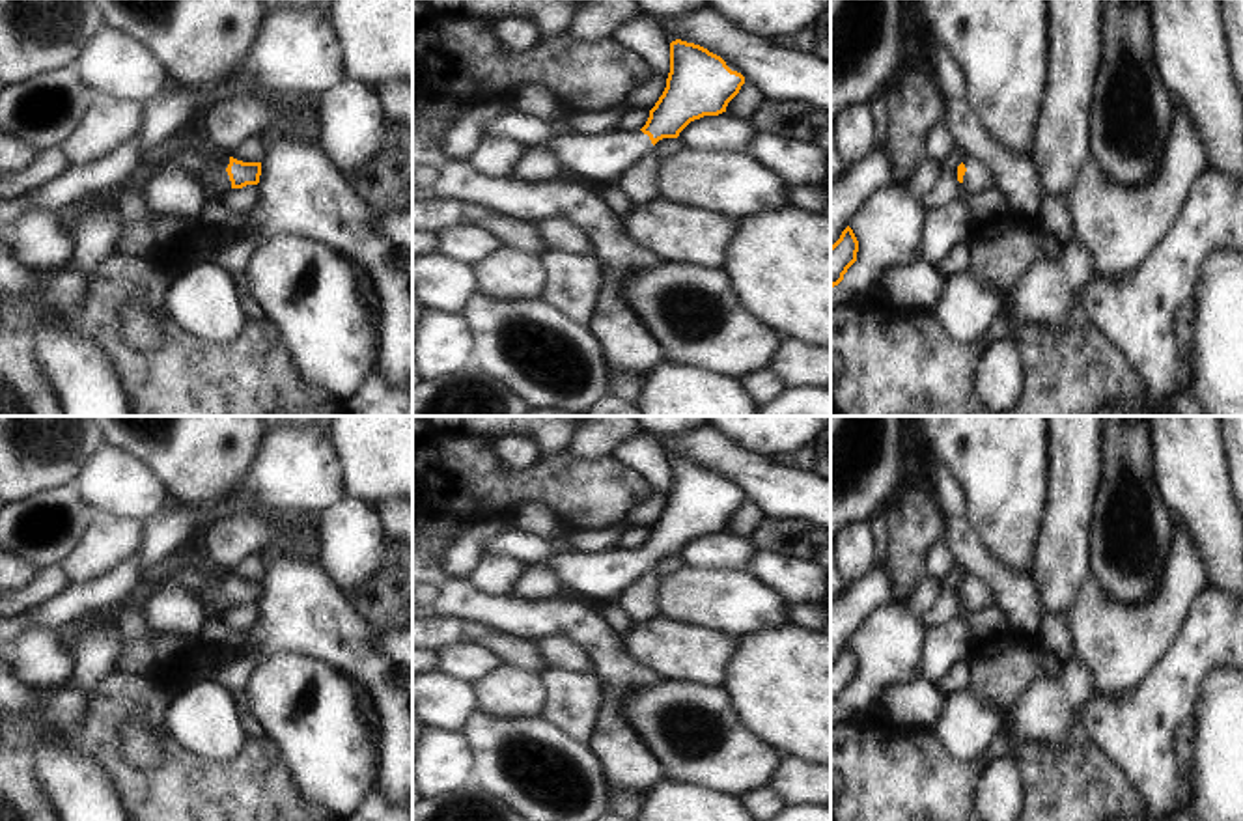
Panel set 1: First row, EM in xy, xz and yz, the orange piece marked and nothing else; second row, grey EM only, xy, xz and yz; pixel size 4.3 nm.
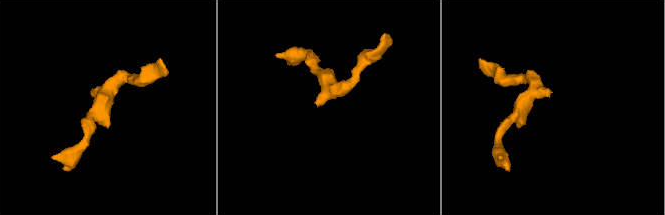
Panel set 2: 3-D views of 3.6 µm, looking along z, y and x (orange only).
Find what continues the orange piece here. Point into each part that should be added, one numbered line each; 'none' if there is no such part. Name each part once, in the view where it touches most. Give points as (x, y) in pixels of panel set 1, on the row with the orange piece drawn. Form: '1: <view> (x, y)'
1: xy (213, 178)

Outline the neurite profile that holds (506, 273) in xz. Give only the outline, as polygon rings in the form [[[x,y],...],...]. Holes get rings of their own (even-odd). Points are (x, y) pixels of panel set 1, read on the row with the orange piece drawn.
[[[508,244],[472,265],[478,291],[496,299],[541,299],[547,284],[543,257]]]

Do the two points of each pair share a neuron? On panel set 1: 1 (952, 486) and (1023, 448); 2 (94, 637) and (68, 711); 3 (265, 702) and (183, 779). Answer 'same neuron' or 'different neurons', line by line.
1: different neurons
2: same neuron
3: different neurons

